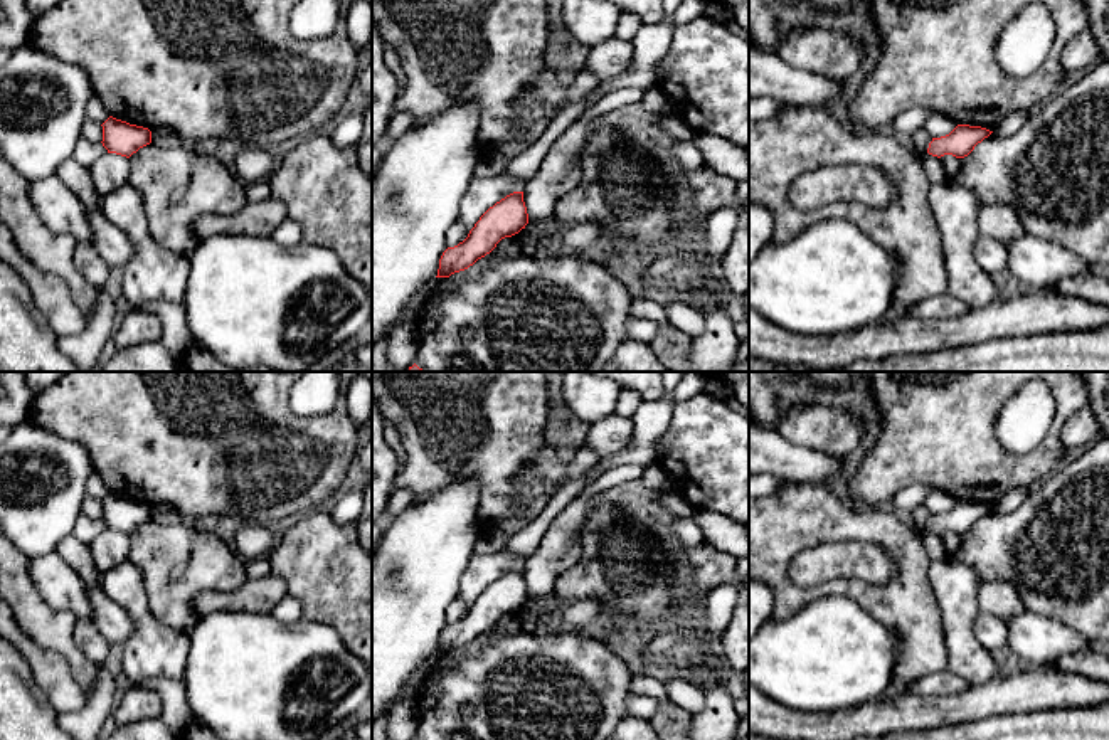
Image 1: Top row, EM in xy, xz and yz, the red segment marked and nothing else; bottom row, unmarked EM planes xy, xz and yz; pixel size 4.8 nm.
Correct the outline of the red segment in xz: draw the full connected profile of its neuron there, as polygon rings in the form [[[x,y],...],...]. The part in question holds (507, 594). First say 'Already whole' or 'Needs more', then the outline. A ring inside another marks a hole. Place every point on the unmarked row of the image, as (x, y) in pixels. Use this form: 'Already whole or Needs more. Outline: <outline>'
Already whole. Outline: [[[523,568],[507,572],[480,594],[463,619],[443,629],[436,654],[449,654],[468,646],[490,631],[501,616],[518,610],[527,600]]]

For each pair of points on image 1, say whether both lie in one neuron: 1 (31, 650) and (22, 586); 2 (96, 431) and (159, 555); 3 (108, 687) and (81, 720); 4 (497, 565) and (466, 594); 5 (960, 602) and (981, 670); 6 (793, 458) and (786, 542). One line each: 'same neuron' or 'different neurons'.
1: different neurons
2: different neurons
3: same neuron
4: same neuron
5: same neuron
6: different neurons

